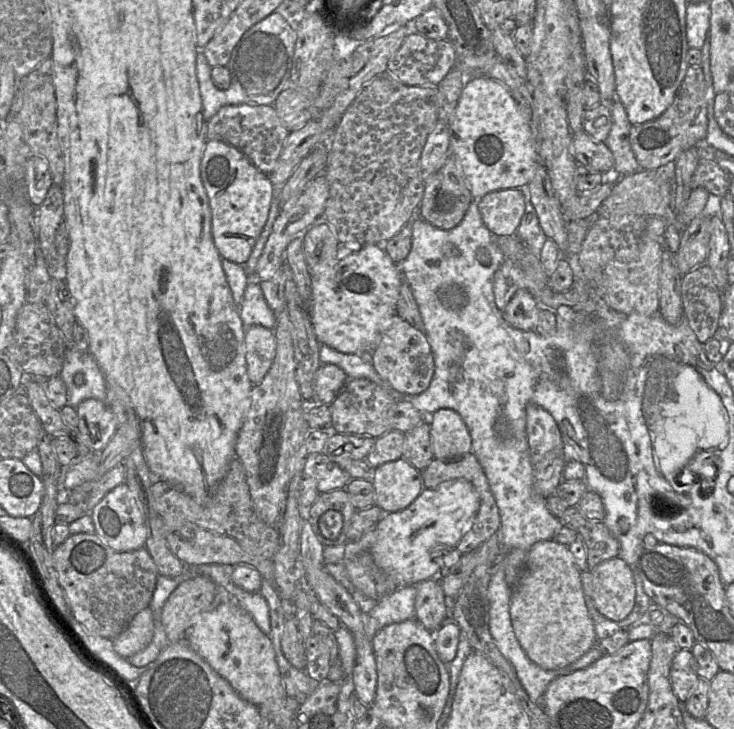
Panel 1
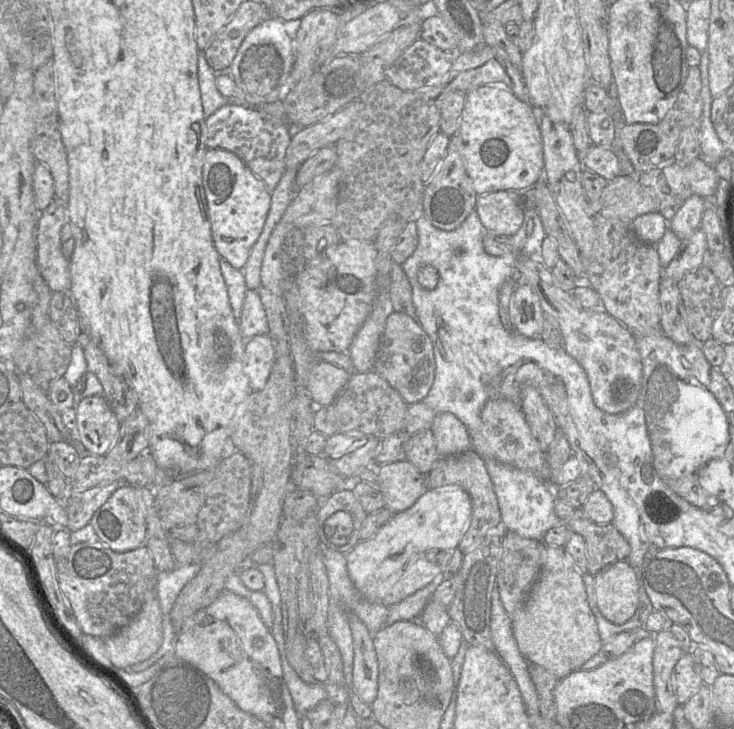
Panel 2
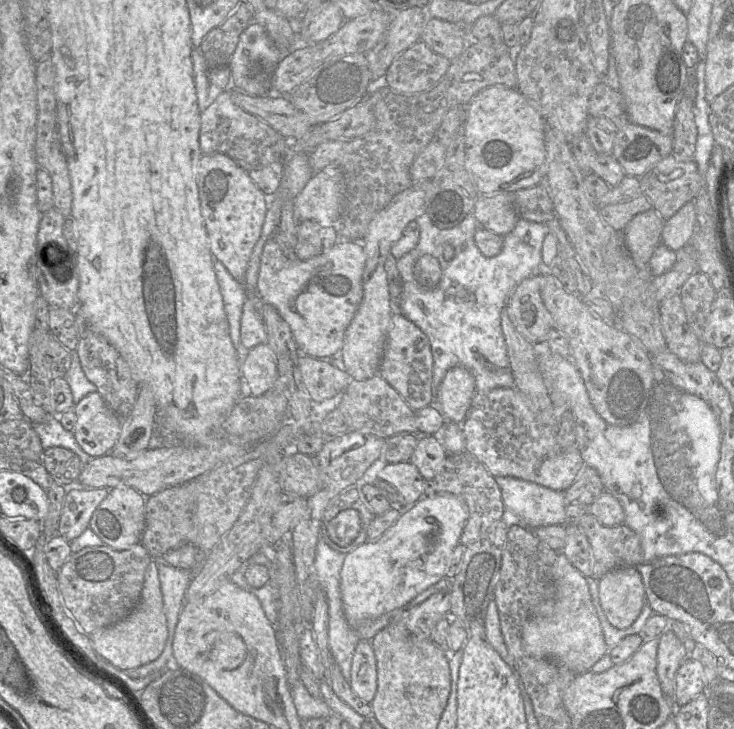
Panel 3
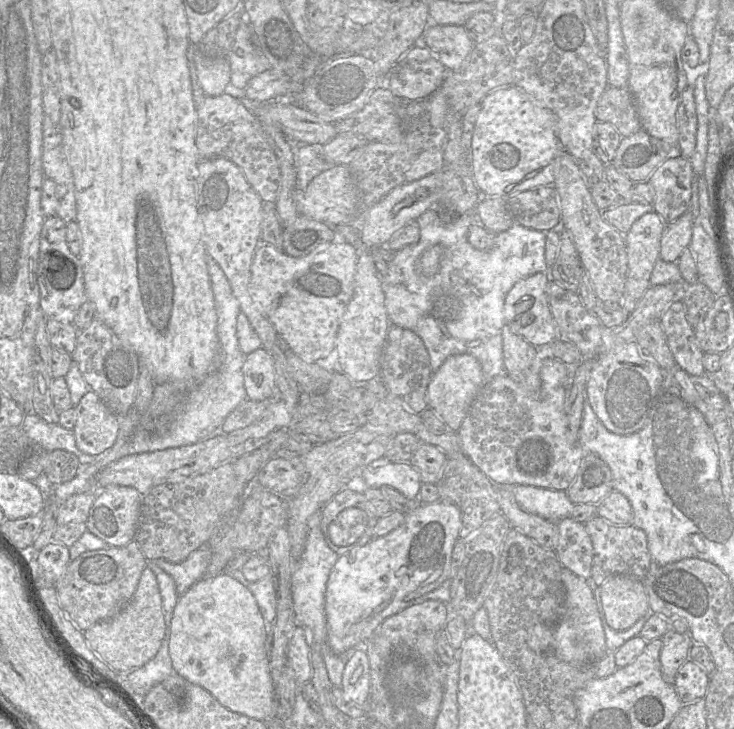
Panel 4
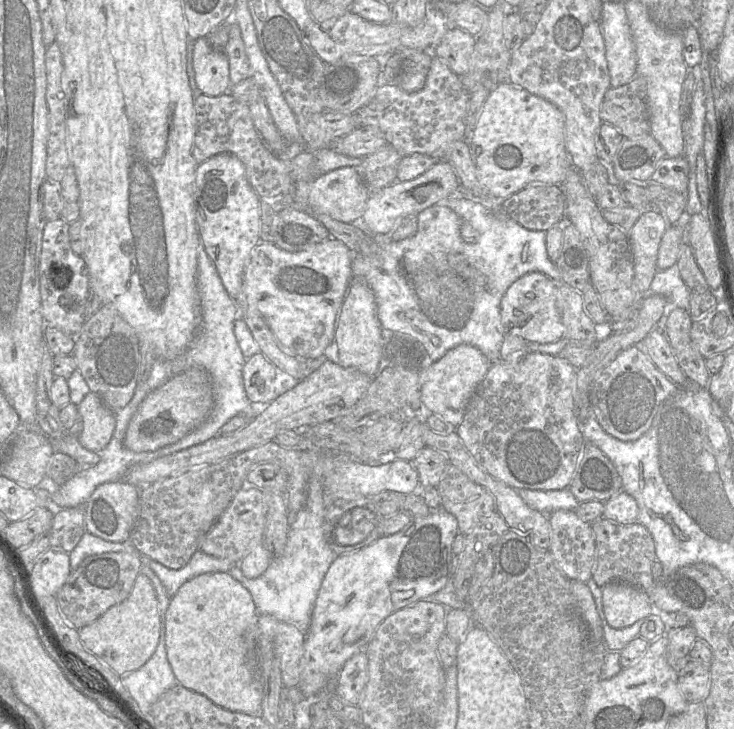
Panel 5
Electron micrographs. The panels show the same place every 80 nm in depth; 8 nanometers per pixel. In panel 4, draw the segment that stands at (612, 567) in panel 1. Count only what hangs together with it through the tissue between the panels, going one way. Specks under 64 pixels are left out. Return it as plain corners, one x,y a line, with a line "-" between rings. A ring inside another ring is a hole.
617,574
607,578
600,586
604,614
611,628
628,630
650,611
642,580

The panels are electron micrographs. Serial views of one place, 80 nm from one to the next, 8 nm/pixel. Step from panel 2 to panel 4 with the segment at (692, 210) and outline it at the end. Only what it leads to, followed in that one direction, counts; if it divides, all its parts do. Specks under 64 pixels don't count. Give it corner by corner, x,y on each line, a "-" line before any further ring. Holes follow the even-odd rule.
690,212
683,213
671,223
666,223
660,242
659,257
676,262
682,251
689,246
694,219

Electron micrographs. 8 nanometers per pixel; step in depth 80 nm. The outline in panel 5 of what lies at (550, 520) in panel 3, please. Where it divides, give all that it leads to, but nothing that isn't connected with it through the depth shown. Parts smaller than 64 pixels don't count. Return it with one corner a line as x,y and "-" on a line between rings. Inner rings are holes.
515,489
525,503
546,515
556,510
576,510
579,506
578,500
571,491
562,490
531,490

